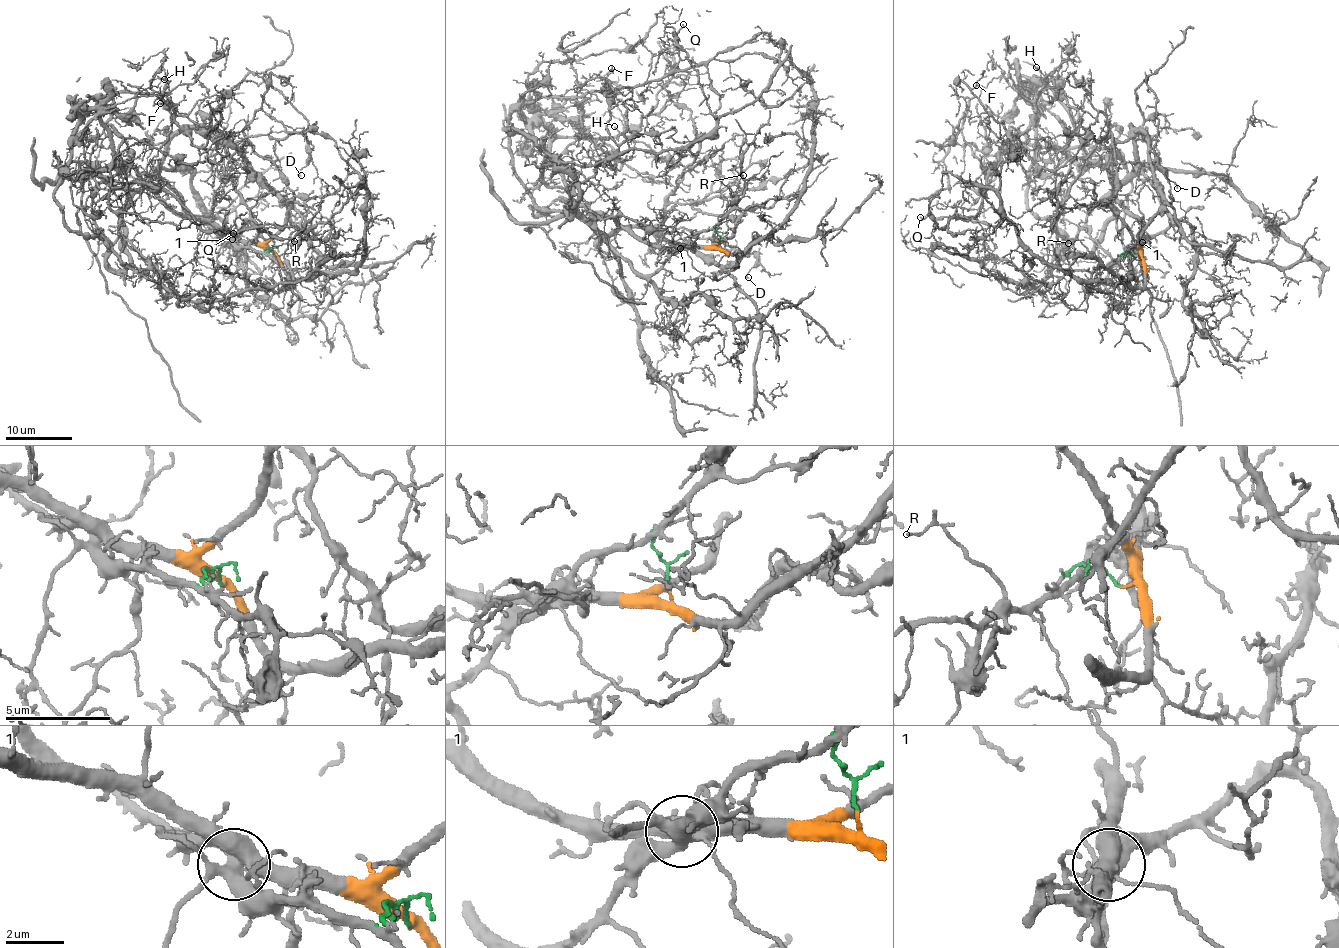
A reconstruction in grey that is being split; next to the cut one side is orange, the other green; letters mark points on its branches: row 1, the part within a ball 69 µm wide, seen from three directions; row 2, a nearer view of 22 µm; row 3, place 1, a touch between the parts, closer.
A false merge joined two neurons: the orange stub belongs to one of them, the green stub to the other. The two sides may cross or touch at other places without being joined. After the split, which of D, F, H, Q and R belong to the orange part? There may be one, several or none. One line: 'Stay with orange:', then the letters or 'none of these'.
Stay with orange: F, H

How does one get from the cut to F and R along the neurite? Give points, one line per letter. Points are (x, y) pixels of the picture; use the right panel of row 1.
F: (1135, 259), (1142, 223), (1117, 199), (1108, 160), (1085, 152), (1046, 77), (1032, 100), (1002, 76), (976, 84)
R: (1135, 259), (1130, 254), (1121, 253), (1103, 266), (1080, 242), (1068, 242)

